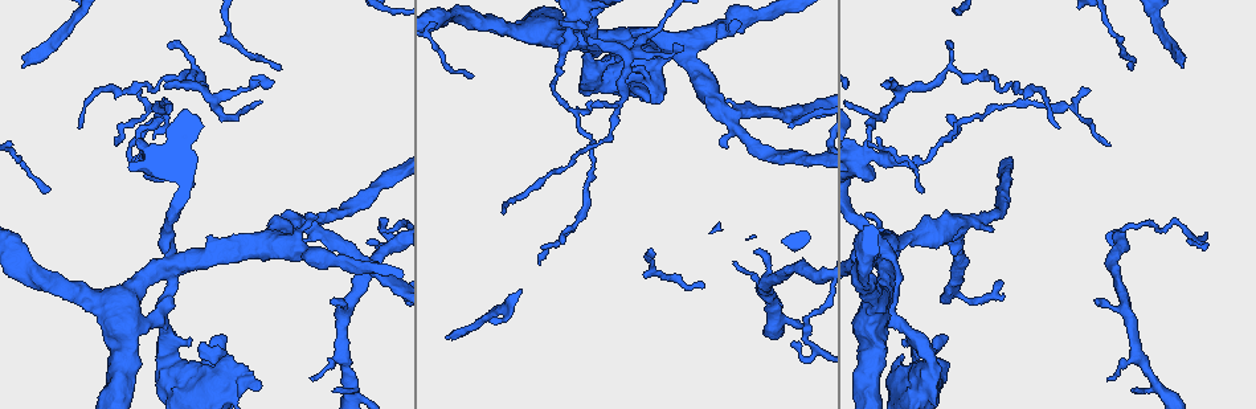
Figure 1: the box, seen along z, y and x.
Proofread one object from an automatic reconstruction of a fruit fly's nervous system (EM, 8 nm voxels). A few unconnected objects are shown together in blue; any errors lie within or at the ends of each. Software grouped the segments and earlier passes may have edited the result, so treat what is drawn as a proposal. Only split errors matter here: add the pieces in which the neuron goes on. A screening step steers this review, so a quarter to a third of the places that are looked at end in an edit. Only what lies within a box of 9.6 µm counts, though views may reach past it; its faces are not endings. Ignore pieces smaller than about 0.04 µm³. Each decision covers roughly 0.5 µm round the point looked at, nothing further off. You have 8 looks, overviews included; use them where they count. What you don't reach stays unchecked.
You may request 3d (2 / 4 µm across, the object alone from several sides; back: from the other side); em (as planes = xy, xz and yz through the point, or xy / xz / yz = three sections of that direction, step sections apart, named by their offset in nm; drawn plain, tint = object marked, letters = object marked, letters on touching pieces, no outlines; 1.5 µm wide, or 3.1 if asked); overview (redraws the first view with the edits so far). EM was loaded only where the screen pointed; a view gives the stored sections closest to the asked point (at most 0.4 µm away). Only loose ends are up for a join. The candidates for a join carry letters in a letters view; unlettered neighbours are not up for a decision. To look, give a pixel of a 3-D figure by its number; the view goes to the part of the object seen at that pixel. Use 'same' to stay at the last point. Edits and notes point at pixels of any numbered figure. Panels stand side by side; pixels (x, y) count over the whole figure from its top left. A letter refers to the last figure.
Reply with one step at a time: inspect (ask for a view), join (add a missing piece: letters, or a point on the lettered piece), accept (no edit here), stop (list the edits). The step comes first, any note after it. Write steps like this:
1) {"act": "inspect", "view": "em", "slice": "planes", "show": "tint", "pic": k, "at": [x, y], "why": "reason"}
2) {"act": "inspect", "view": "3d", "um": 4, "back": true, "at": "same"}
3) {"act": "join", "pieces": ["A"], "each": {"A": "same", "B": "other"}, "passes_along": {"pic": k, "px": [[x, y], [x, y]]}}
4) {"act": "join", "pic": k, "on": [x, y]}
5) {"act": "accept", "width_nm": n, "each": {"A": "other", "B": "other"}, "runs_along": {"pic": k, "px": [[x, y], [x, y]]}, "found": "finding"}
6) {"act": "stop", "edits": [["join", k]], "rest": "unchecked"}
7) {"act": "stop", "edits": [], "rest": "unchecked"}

{"act": "inspect", "view": "em", "slice": "xz", "step": 4, "show": "letters", "pic": 1, "at": [170, 47], "why": "branch stops here"}

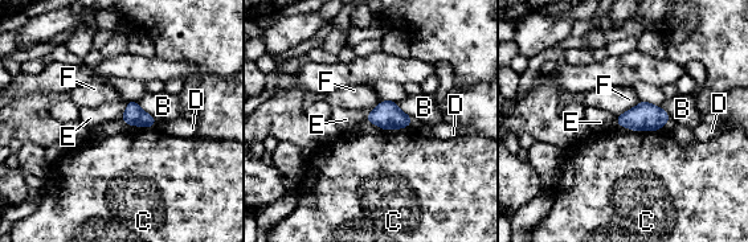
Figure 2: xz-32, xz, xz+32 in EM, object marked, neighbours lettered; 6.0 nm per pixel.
{"act": "inspect", "view": "em", "slice": "planes", "show": "letters", "at": "same", "why": "cut it another way"}

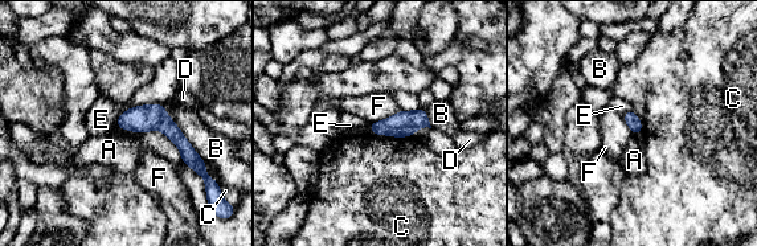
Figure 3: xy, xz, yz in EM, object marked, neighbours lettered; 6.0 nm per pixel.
{"act": "accept", "longest_contact_nm": ["B", 340], "each": {"A": "other", "B": "other", "C": "other", "D": "other", "E": "other", "F": "other"}, "runs_along": {"pic": 3, "px": [[121, 121], [160, 121], [195, 165]]}, "found": "no lettered piece goes on from it"}

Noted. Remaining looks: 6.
{"act": "inspect", "view": "em", "slice": "planes", "show": "letters", "pic": 1, "at": [1098, 302], "why": "an open end"}

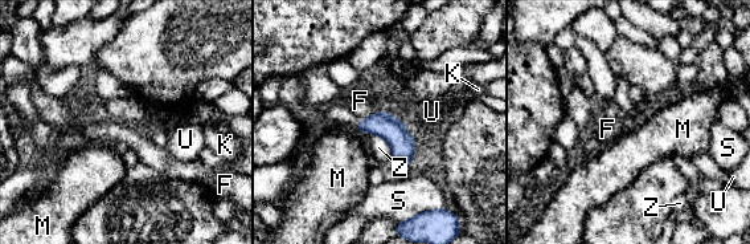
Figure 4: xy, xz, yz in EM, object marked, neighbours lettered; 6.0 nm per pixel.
{"act": "accept", "each": {"F": "other", "K": "other", "M": "other", "S": "other", "U": "other", "Z": "other"}, "border": {"pic": 4, "px": [[361, 131], [378, 134], [393, 157]]}, "found": "none of them fits"}

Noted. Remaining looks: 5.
{"act": "inspect", "view": "em", "slice": "planes", "show": "letters", "pic": 1, "at": [239, 369], "why": "stops while still wide"}

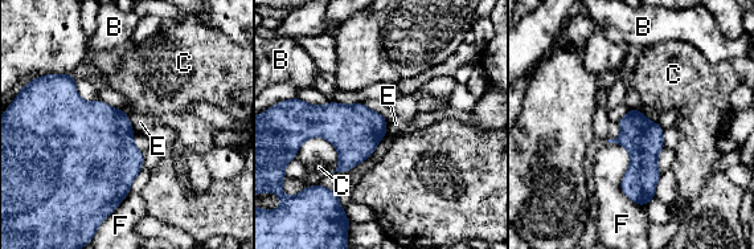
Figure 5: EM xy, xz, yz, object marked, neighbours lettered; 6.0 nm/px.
{"act": "accept", "each": {"B": "other", "C": "other", "E": "other", "F": "other"}, "border": {"pic": 5, "px": [[607, 142], [642, 207]]}, "found": "no lettered piece goes on from it"}

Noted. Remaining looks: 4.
{"act": "stop", "edits": [], "rest": "unchecked"}

